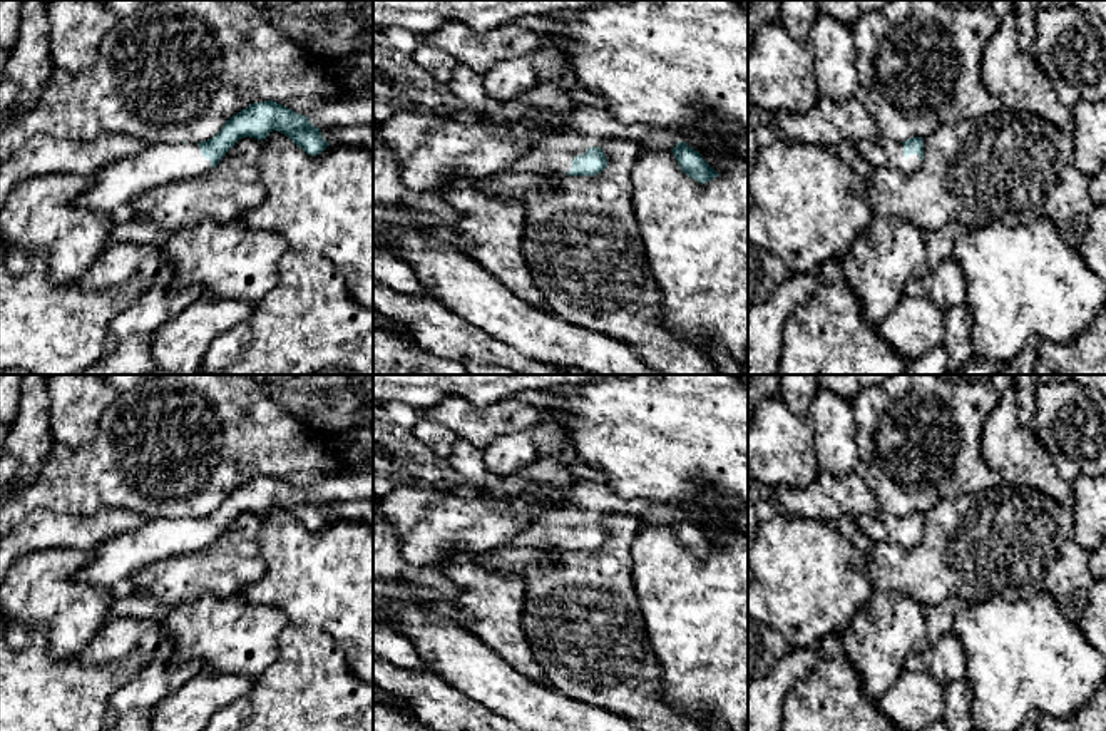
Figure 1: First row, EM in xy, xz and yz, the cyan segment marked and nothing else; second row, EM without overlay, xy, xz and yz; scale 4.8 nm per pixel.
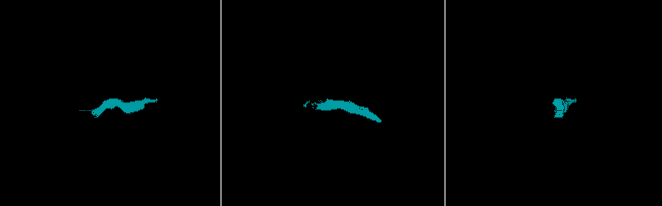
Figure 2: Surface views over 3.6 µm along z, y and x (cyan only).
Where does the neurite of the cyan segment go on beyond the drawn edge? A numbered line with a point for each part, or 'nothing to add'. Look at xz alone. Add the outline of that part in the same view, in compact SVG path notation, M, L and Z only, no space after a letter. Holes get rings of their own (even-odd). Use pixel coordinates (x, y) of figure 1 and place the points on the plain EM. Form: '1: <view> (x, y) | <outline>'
1: xz (588, 500) | M594 480L574 483L566 495L545 492L540 487L532 488L517 500L517 507L530 507L535 500L549 500L552 507L515 534L509 540L510 545L547 545L566 550L576 530L582 530L589 522L601 522L606 514L629 515L639 524L656 527L671 525L679 517L668 505L646 498L626 498Z

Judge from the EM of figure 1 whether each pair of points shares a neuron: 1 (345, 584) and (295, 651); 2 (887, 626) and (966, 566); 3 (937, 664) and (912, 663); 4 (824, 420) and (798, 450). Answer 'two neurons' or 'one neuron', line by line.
1: two neurons
2: two neurons
3: one neuron
4: two neurons

